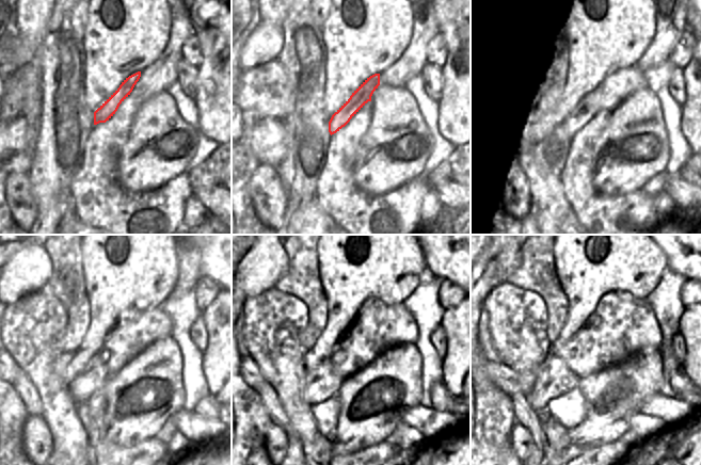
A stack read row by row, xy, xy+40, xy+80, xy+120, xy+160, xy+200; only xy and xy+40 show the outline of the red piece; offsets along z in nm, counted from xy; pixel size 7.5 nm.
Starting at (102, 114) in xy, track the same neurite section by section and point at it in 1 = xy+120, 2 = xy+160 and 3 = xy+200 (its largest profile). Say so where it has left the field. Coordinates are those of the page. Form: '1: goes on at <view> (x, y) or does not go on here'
1: goes on at xy+120 (93, 377)
2: goes on at xy+160 (324, 381)
3: goes on at xy+200 (555, 379)

